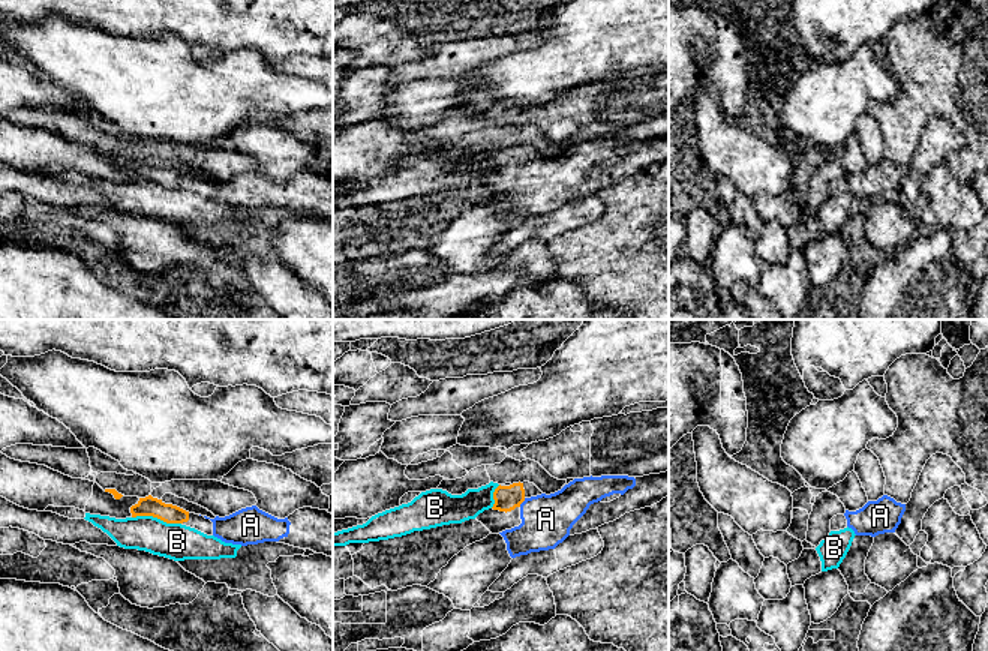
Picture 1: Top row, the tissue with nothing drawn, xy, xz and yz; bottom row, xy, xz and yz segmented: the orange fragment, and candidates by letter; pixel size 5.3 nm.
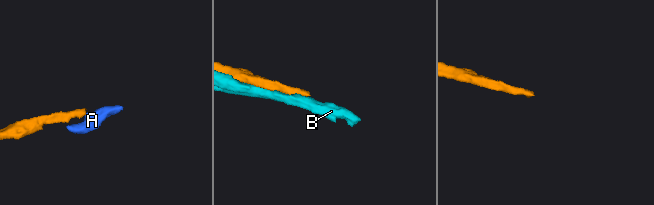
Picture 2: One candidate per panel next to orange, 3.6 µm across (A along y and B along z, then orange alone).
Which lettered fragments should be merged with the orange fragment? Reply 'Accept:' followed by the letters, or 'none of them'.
Accept: A

